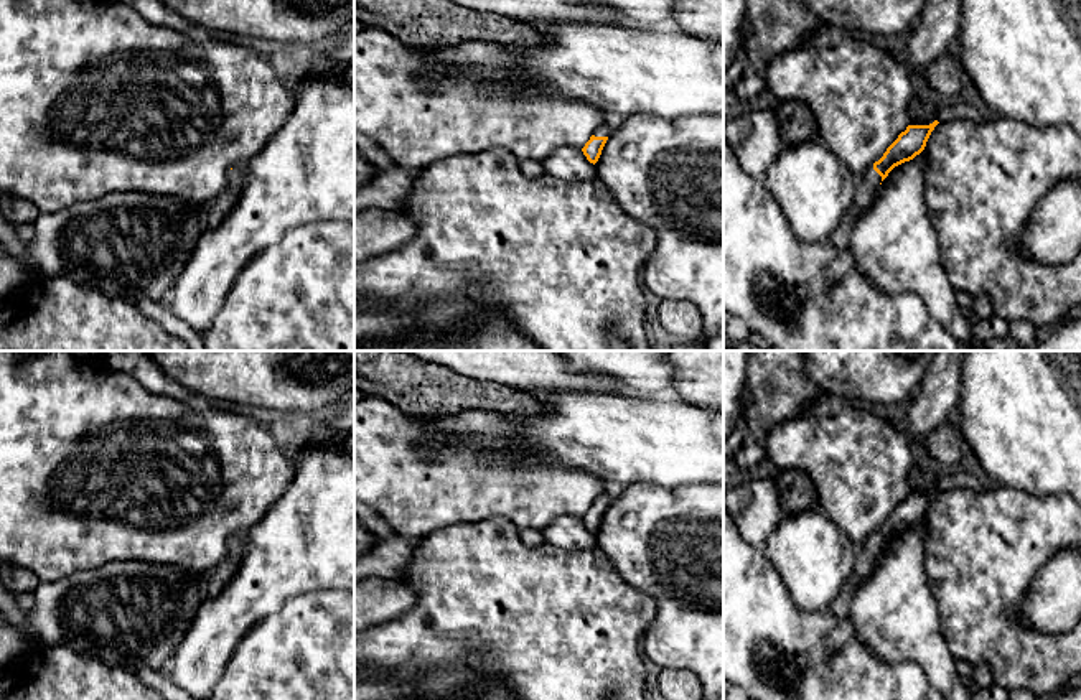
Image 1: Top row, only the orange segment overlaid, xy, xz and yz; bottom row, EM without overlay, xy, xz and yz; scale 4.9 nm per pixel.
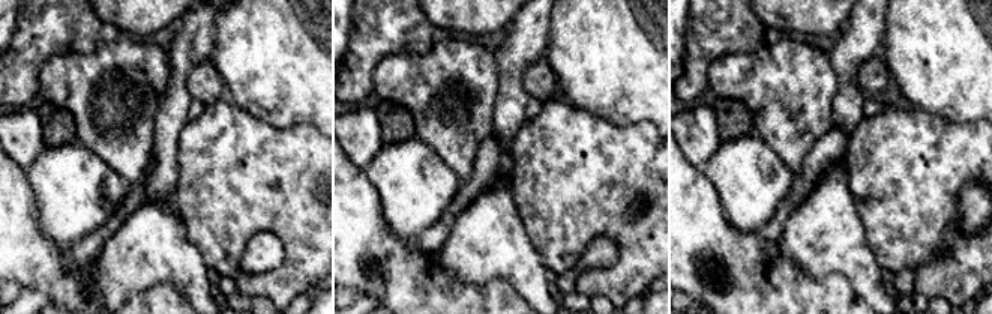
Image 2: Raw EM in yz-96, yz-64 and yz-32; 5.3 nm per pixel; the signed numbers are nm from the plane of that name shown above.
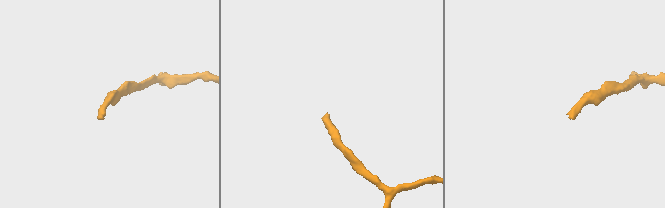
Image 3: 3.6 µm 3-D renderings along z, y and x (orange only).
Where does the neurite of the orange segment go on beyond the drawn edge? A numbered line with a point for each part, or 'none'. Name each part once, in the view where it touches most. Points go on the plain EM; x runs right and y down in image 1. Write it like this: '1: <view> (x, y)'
1: yz (867, 559)

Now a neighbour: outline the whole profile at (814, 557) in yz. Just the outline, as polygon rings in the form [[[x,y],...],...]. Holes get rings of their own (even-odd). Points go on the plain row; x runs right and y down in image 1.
[[[821,507],[796,516],[784,516],[770,535],[765,555],[781,575],[789,598],[807,613],[831,609],[842,585],[852,576],[857,562],[855,544]]]

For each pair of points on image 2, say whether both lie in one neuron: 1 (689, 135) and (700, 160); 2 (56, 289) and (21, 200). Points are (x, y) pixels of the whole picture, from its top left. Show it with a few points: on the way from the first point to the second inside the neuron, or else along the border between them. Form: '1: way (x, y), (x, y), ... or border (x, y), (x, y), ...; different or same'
1: way (695, 141), (700, 153); same
2: way (38, 266), (21, 250), (21, 223); same

